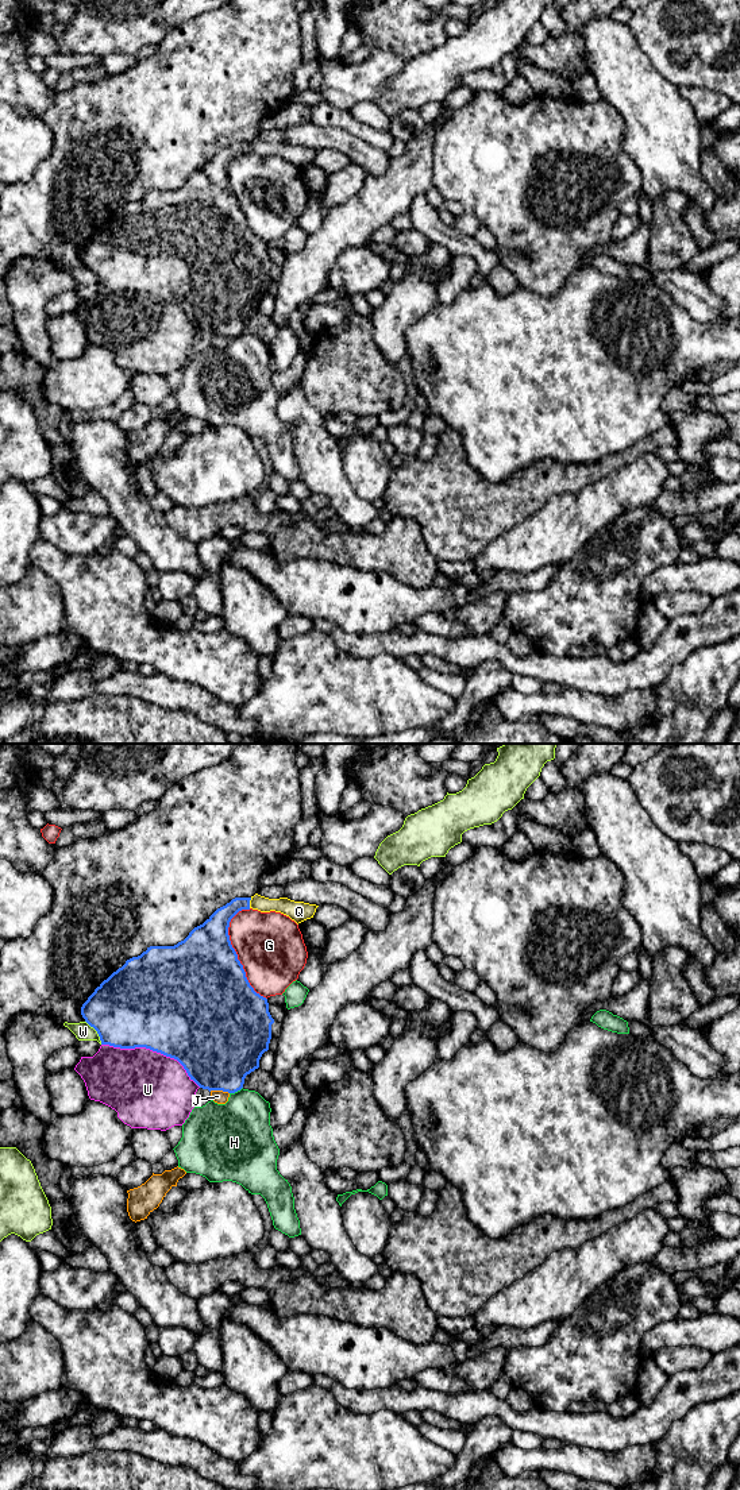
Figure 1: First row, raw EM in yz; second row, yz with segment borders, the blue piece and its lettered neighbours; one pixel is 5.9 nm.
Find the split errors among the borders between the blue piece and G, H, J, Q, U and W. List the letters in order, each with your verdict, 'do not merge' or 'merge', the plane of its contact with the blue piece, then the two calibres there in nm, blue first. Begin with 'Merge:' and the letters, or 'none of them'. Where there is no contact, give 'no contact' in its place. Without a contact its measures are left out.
Merge: Q
G: do not merge | yz | 500/400 nm
H: do not merge | yz | 440/380 nm
J: do not merge | yz | 480/80 nm
Q: merge | yz | 140/100 nm
U: do not merge | yz | 500/460 nm
W: do not merge | yz | 460/110 nm

